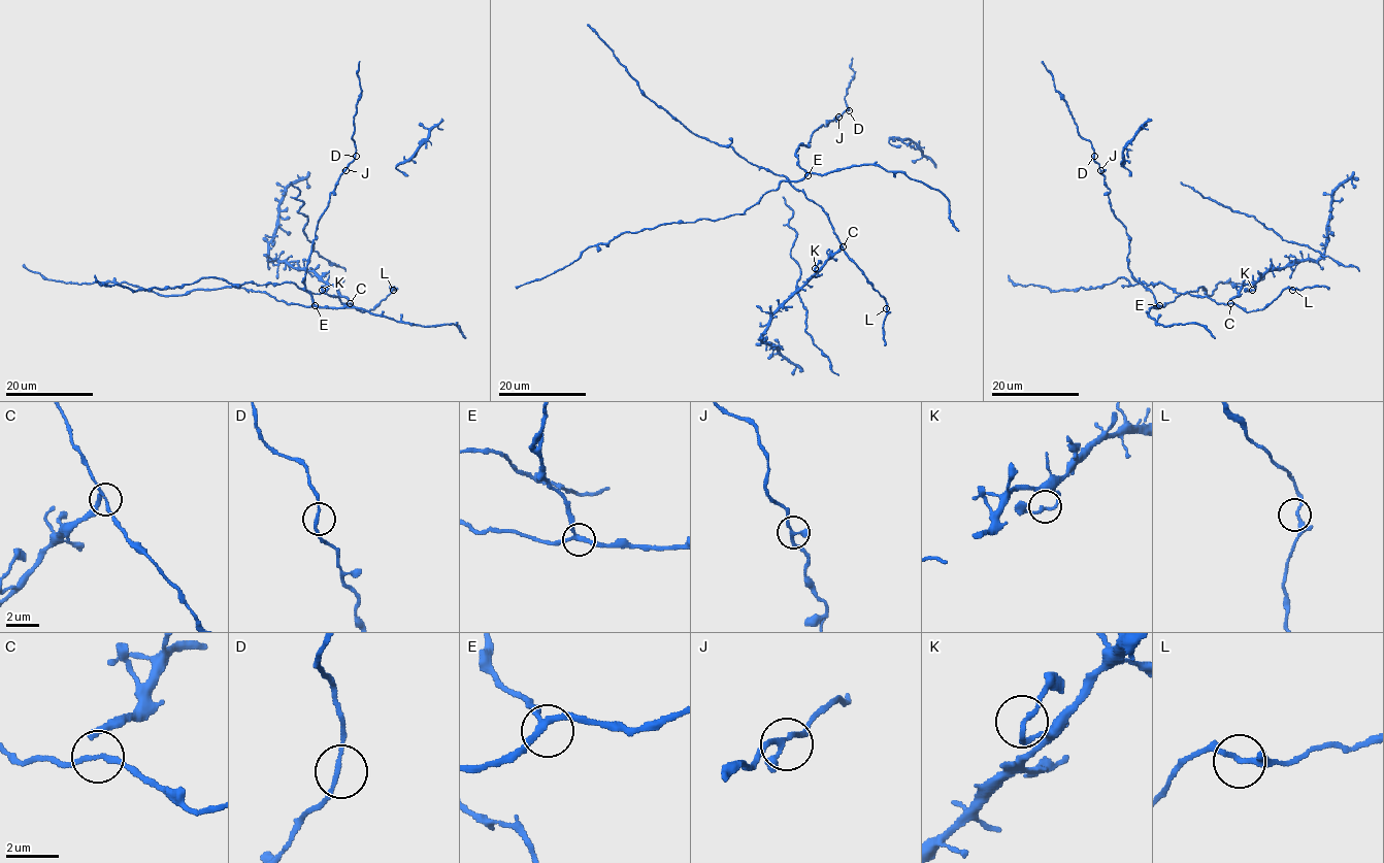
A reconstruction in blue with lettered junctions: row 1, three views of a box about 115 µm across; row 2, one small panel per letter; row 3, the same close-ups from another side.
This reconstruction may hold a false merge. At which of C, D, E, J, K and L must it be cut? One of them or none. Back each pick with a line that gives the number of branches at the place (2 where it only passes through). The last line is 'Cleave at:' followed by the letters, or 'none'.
Cleave at: none

